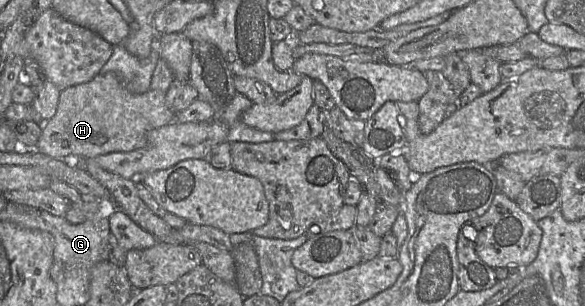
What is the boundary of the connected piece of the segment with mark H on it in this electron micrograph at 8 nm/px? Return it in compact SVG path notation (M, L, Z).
M100 72L91 81L60 92L56 114L43 123L37 148L56 159L130 152L147 146L150 131L176 121L177 115L167 106L164 93L148 90L135 94L114 73Z

